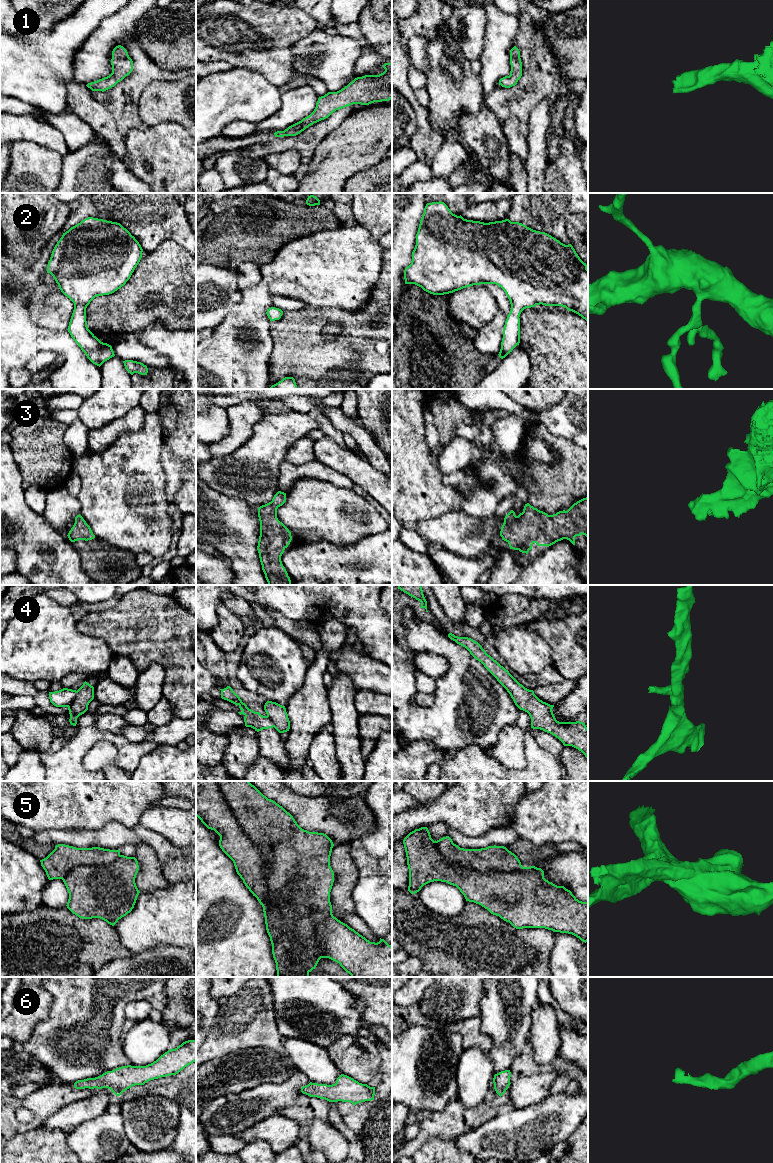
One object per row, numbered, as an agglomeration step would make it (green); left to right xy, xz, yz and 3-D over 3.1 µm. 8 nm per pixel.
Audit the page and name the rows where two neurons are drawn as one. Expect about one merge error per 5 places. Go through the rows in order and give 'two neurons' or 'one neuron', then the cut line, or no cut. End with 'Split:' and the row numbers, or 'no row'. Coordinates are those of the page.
1: one neuron; cut none
2: one neuron; cut none
3: one neuron; cut none
4: two neurons; cut xy (77, 691), (72, 703), (68, 707)
5: two neurons; cut xz (216, 781), (261, 851), (262, 906)
6: one neuron; cut none
Split: 4, 5

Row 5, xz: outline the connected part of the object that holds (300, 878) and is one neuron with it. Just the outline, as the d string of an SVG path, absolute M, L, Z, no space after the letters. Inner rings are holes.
M217 781L217 783L245 834L261 849L264 865L269 871L266 877L269 900L262 907L266 930L272 944L277 977L309 977L309 973L316 968L319 960L327 958L323 946L318 943L315 936L317 922L311 918L311 914L315 911L332 913L330 892L334 882L334 872L330 866L330 856L334 844L324 833L302 829L290 813L264 796L249 781Z

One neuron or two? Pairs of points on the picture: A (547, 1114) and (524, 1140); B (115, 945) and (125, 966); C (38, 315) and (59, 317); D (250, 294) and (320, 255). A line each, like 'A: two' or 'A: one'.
A: one
B: two
C: one
D: one

